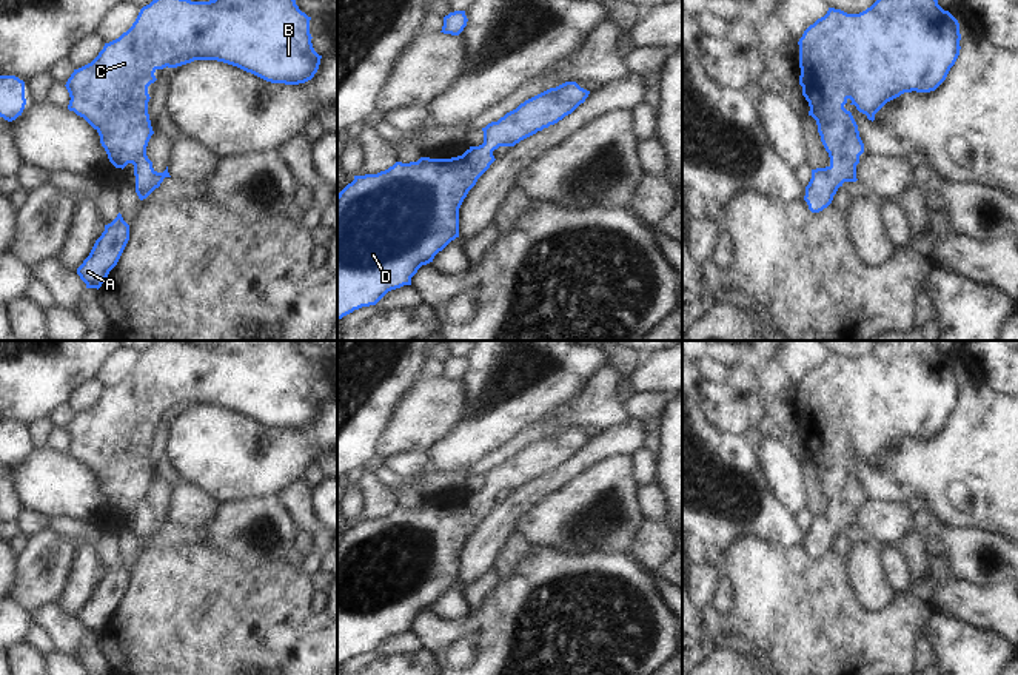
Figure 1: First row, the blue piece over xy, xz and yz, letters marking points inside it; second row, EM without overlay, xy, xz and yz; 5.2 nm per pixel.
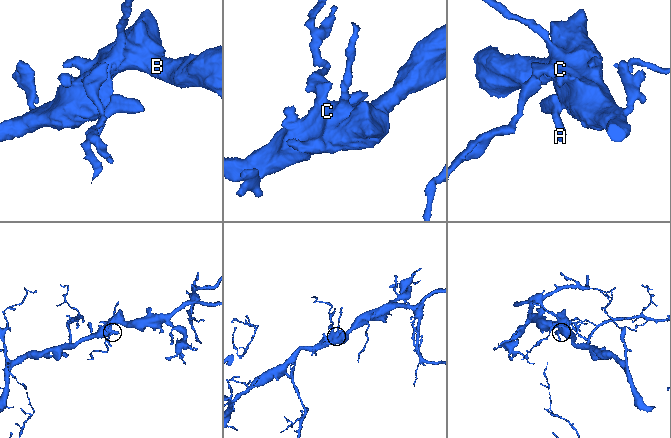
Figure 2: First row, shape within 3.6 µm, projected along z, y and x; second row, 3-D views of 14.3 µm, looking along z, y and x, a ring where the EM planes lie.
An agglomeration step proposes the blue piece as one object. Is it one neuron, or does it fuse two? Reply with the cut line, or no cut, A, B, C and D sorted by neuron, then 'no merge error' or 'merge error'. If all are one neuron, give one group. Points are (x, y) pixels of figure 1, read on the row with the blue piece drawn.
no cut | A B C D | no merge error

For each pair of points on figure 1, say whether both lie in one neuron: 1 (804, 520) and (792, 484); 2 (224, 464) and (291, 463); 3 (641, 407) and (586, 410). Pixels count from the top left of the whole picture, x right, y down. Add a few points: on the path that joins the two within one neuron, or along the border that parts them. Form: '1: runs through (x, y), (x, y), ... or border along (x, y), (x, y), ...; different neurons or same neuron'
1: border along (806, 509), (796, 515); different neurons
2: runs through (241, 464), (274, 463); same neuron
3: border along (621, 404), (630, 418); different neurons

